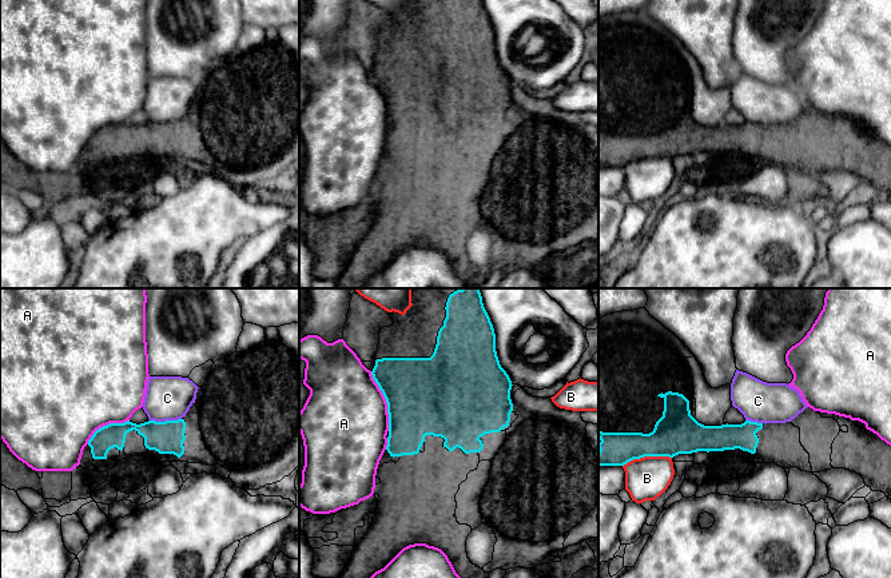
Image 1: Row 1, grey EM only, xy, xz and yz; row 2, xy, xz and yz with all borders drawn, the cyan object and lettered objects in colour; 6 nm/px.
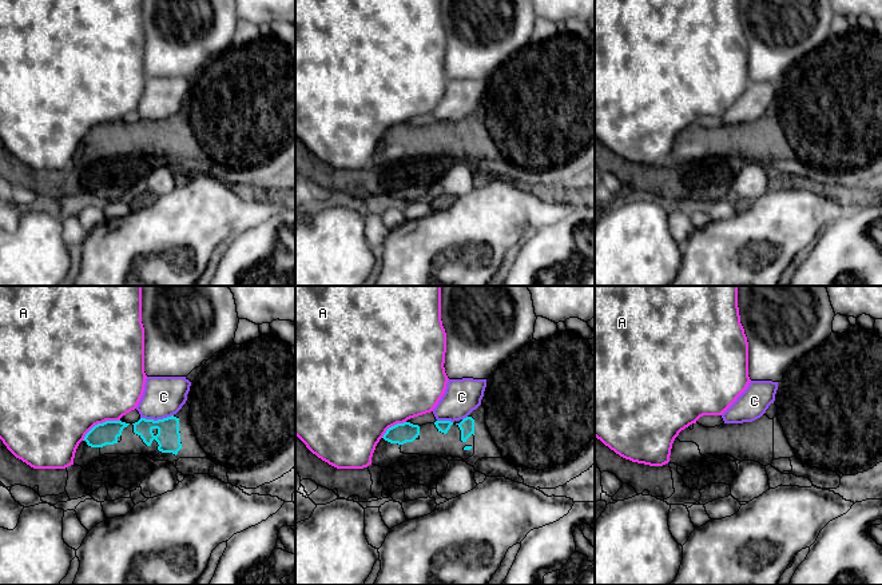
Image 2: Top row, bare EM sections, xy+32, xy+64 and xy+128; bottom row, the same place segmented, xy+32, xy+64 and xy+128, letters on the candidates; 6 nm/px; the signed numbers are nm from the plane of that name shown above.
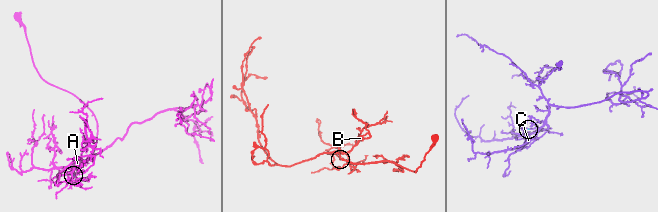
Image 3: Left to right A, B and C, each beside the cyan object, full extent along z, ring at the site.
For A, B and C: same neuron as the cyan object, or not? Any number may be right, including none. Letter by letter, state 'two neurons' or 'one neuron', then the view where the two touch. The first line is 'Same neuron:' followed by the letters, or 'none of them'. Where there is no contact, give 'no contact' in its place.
Same neuron: none of them
A: two neurons; contact in xz
B: two neurons; contact in yz
C: two neurons; contact in xy

